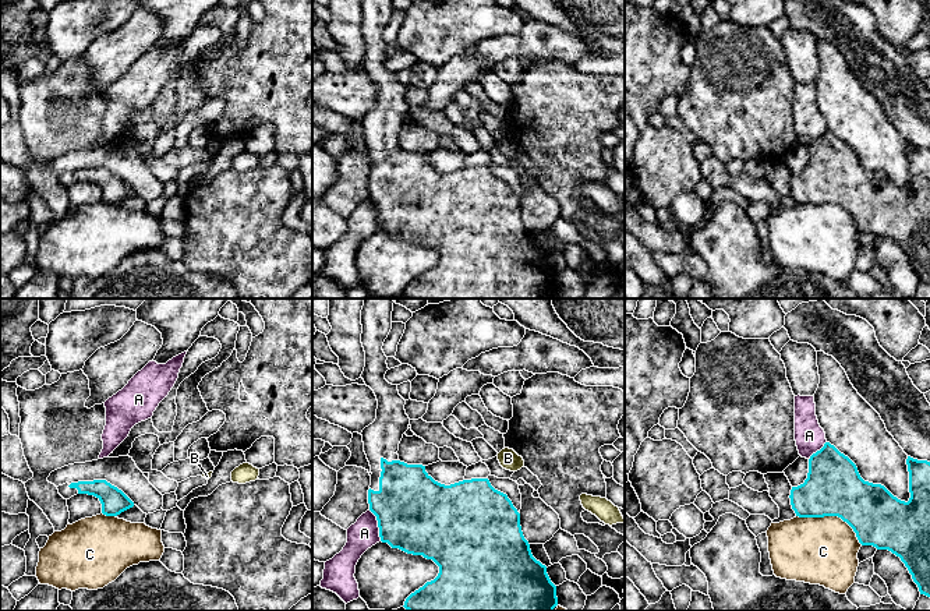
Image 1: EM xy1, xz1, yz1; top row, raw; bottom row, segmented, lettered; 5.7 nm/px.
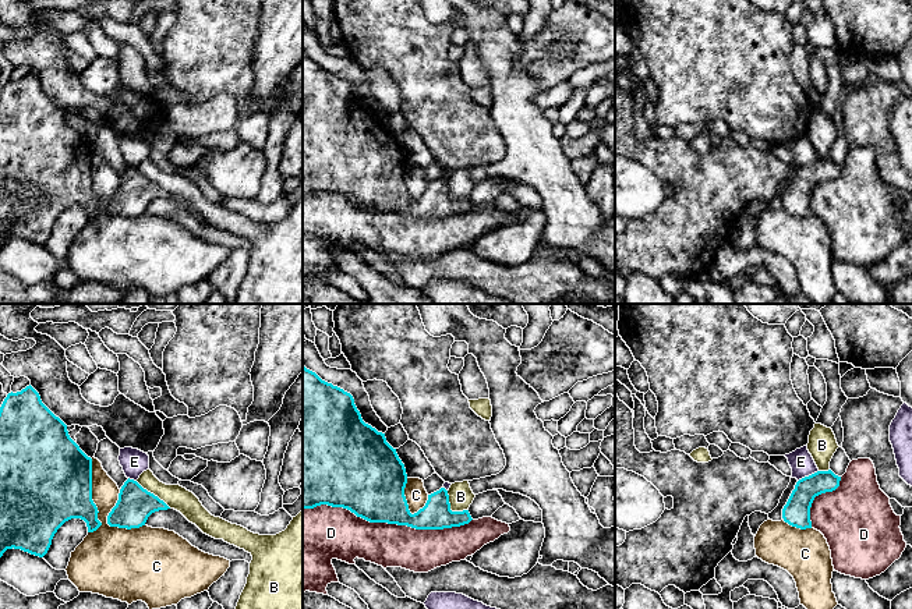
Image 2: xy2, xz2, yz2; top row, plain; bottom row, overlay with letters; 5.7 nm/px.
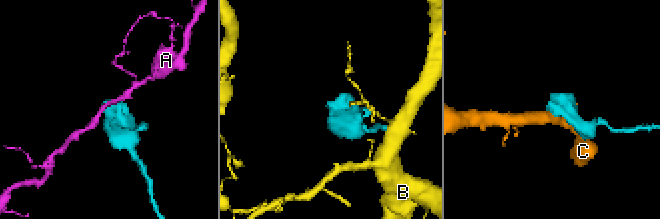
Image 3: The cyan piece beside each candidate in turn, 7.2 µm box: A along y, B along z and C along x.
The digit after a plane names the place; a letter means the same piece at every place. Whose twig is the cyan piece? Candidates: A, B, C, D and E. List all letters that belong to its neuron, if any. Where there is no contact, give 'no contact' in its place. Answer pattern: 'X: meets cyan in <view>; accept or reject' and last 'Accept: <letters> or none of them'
A: meets cyan in xz1; reject
B: meets cyan in xz2; reject
C: meets cyan in xy2; reject
D: meets cyan in xz2; reject
E: meets cyan in yz2; reject
Accept: none of them

